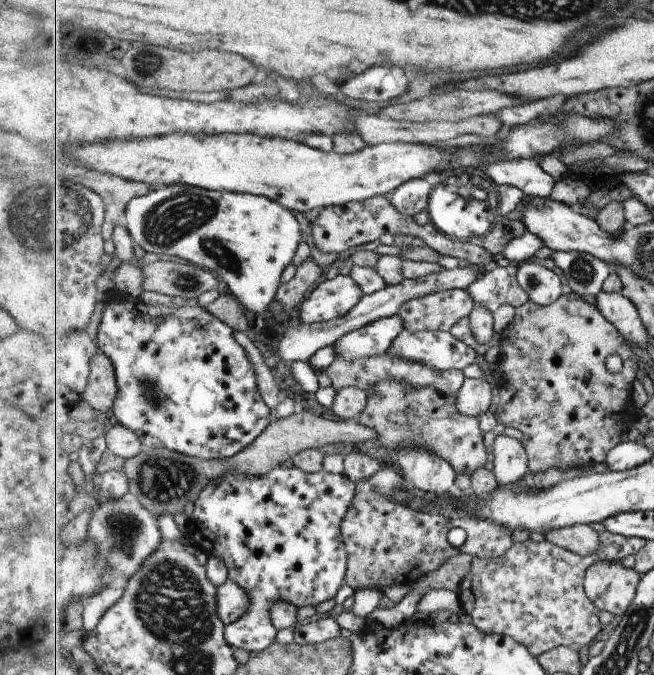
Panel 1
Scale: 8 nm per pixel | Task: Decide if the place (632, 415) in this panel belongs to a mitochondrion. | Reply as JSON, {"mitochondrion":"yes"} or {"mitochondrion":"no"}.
{"mitochondrion":"no"}

